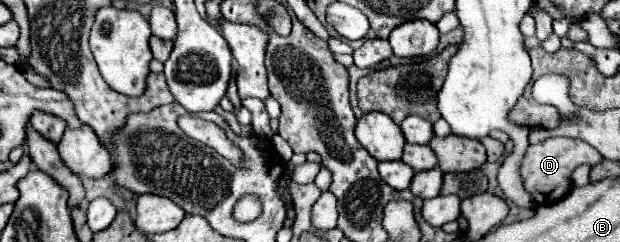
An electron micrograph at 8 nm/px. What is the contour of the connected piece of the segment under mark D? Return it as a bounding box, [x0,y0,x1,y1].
[521,137,603,205]

